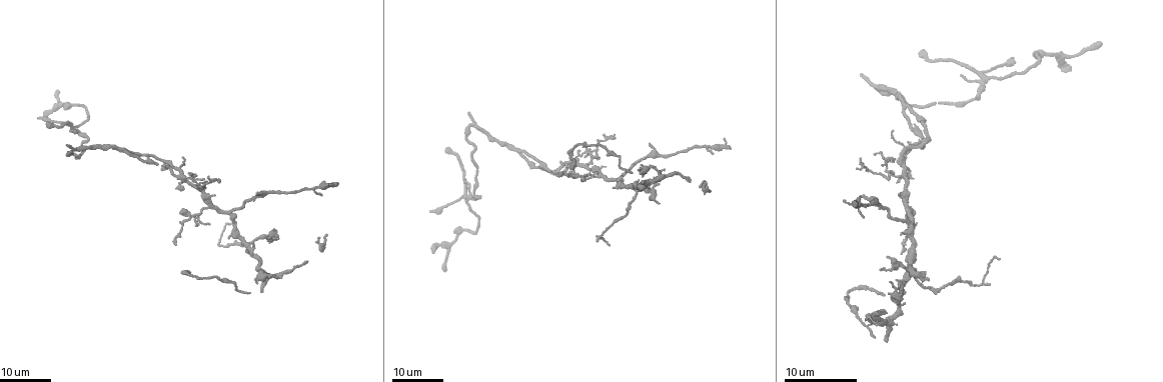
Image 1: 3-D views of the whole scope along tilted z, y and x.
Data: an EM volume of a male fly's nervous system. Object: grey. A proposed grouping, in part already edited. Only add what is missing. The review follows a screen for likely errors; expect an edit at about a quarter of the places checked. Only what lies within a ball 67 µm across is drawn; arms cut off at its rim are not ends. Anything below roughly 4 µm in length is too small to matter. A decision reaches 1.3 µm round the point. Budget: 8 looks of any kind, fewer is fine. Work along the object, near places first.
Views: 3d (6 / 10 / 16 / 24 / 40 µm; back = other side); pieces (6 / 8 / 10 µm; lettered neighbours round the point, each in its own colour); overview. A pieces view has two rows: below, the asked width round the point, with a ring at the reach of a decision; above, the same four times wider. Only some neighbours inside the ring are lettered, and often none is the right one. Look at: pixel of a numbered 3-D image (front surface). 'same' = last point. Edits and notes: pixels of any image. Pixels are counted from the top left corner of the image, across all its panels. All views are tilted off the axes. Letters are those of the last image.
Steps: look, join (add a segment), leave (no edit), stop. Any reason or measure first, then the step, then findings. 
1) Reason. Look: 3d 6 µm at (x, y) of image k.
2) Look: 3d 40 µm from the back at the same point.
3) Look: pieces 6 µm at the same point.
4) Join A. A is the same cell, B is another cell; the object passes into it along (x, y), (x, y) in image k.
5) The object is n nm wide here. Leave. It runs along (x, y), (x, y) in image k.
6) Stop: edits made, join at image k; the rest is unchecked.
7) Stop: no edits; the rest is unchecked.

Branch stops here. Look: 3d 16 µm at (257, 194) of image 1.

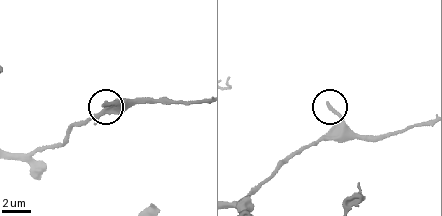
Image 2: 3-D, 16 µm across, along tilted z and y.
Look: pieces 6 µm at (328, 104) of image 2.

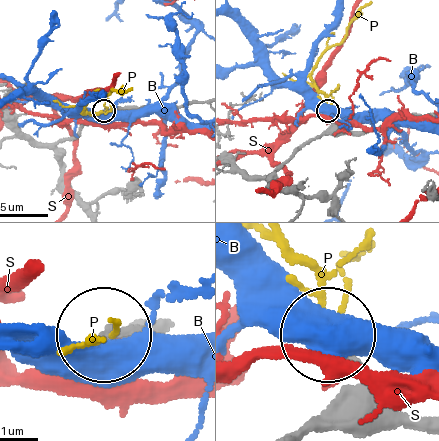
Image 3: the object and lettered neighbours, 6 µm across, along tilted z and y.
Join P. P is the same cell, B and S are other cells; the neuron continues.

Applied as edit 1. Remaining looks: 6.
Look: overview.

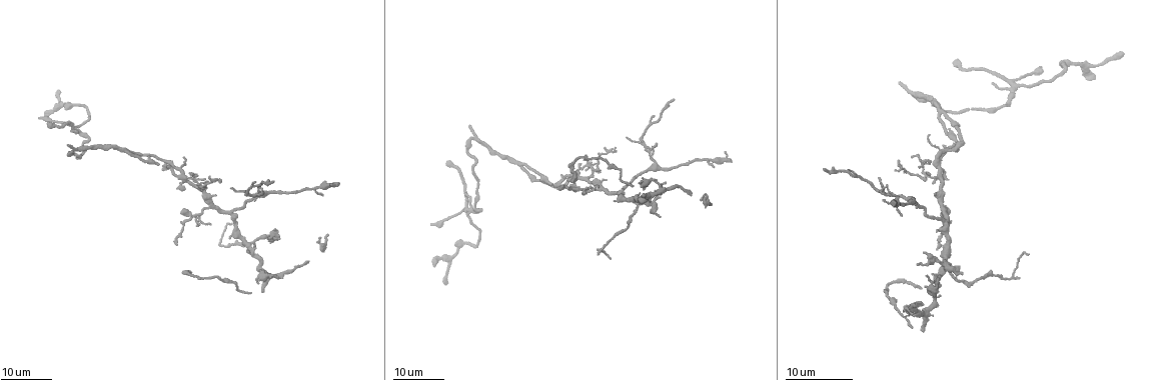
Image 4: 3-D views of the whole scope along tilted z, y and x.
An open end. Look: 3d 16 µm at (178, 243) of image 4.

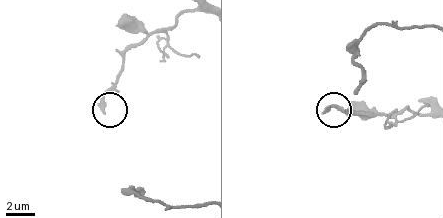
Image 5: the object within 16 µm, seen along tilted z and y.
Look: pieces 8 µm at (102, 113) of image 5.

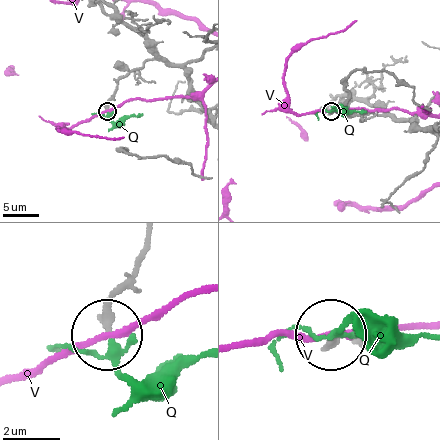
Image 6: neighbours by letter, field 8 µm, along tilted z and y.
Join Q. Q is the same cell, V is another cell; the object passes into it along (359, 342), (333, 337), (360, 320), (426, 337) in image 6; the neuron continues.

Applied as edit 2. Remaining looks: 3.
Look: overview.

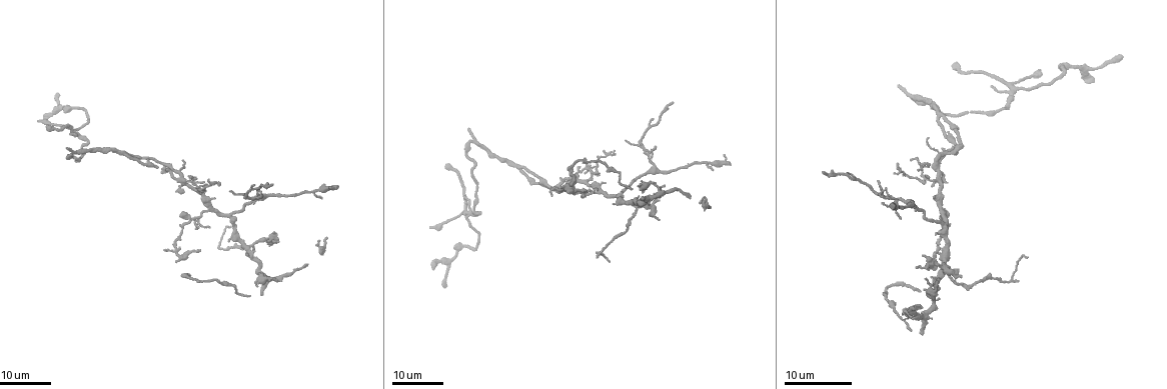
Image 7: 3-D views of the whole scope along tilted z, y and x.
Branch stops here. Look: 3d 16 µm at (570, 185) of image 7.

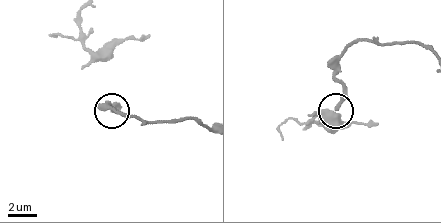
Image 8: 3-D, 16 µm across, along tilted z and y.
Look: pieces 6 µm at (336, 105) of image 8.

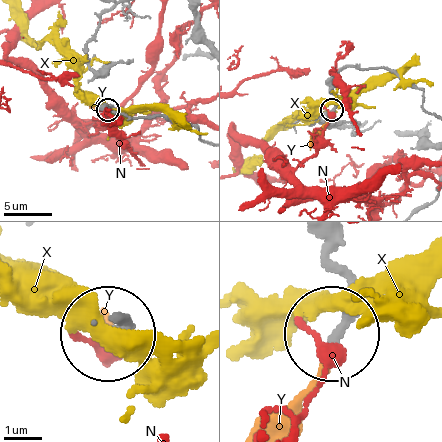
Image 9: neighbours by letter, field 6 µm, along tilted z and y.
Join Y. Y is the same cell, N and X are other cells; it goes on there.

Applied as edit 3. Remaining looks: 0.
Stop: edits made, join at image 3, join at image 6, join at image 9; the rest is unchecked.

